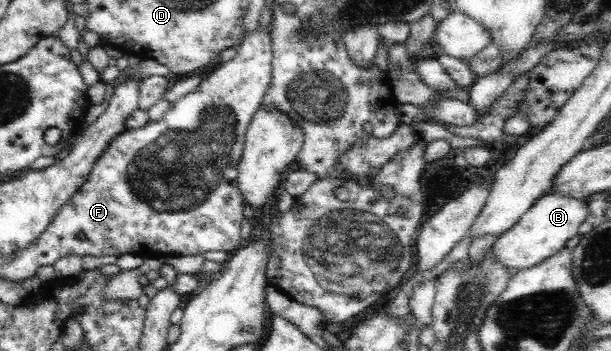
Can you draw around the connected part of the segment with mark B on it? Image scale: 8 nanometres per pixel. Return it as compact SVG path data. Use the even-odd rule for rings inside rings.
M549 189L545 191L525 213L494 243L494 257L507 267L529 269L539 261L551 257L559 249L565 248L565 243L575 237L580 225L587 219L590 209L589 201L582 197L569 197L566 193L557 193Z

